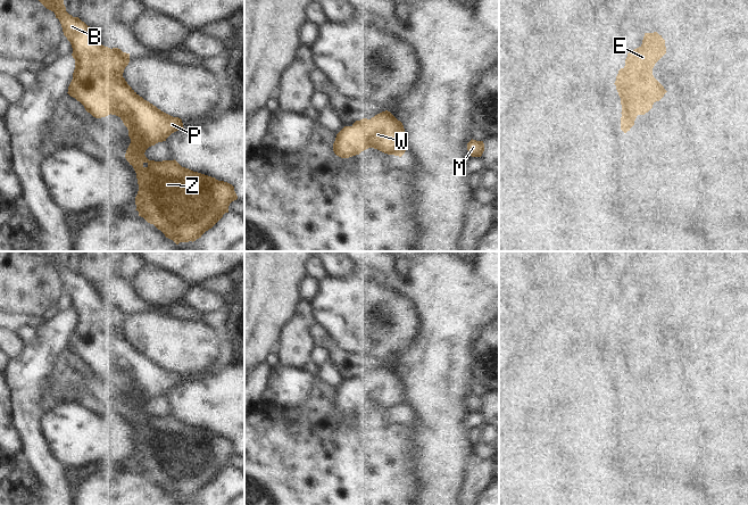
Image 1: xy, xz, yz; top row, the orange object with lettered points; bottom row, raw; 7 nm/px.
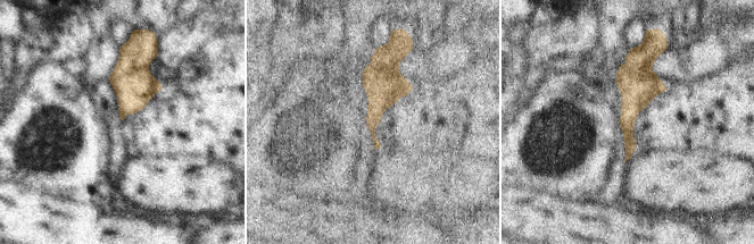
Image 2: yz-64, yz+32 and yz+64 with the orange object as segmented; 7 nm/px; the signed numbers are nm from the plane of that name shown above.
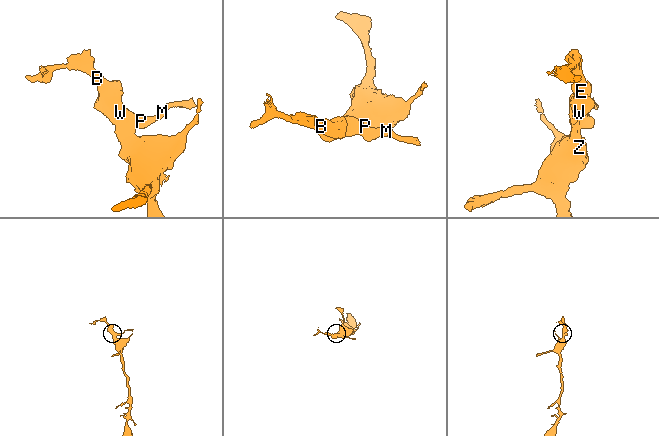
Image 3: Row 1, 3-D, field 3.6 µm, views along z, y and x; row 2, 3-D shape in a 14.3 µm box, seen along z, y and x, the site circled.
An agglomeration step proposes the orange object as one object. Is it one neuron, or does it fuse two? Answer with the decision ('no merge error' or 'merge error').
no merge error

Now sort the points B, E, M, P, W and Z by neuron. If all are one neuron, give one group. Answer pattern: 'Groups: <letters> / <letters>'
Groups: B E M P W Z

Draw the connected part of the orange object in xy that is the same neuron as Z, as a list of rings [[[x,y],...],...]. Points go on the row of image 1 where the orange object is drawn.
[[[64,0],[39,1],[55,13],[61,24],[64,35],[73,48],[75,69],[67,93],[80,101],[93,117],[116,115],[128,130],[131,143],[125,158],[136,173],[139,191],[135,197],[135,210],[139,212],[139,216],[153,224],[176,245],[193,242],[201,238],[225,213],[228,213],[230,204],[238,199],[234,187],[182,167],[175,159],[149,160],[144,155],[146,150],[158,142],[166,141],[172,133],[184,129],[182,119],[161,111],[127,84],[123,73],[130,63],[130,53],[123,52],[118,48],[110,49],[102,45],[90,26],[66,11]]]

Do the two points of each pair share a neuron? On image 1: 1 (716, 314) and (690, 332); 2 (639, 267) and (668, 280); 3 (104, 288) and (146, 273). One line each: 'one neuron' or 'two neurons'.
1: one neuron
2: one neuron
3: two neurons

